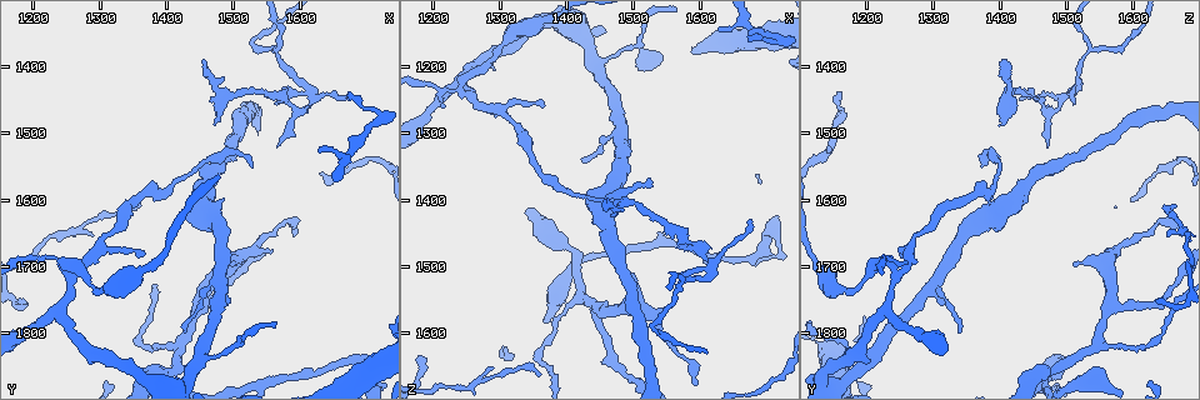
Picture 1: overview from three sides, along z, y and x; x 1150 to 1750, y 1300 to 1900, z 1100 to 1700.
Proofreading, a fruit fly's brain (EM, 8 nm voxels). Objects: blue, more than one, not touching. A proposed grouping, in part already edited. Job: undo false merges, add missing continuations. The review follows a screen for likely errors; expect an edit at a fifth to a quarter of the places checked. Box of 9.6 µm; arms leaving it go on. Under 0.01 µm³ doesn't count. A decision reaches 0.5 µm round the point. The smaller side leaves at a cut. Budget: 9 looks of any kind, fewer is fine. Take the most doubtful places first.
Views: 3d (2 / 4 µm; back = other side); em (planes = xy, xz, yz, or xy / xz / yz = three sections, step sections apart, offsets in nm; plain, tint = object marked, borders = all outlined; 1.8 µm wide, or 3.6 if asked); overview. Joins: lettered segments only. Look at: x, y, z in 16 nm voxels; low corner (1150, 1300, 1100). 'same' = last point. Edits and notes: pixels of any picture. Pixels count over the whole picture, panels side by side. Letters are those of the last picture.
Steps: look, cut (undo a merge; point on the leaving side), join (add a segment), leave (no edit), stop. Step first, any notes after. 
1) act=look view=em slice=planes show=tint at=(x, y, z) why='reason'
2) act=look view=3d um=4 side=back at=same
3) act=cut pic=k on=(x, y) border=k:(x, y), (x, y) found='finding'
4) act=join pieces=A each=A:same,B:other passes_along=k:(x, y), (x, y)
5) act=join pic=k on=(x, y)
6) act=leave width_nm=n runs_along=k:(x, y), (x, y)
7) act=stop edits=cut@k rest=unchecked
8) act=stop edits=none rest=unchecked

act=look view=em slice=planes show=borders at=(1675, 1450, 1430) why='thin end'

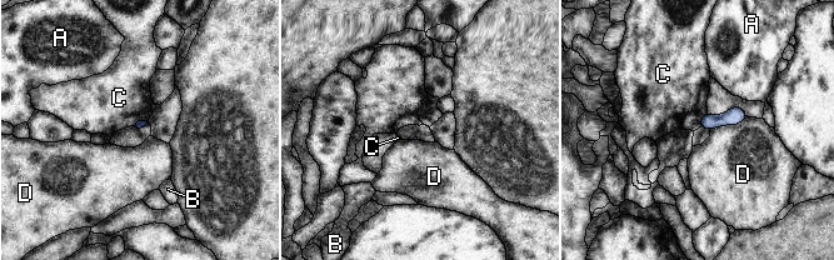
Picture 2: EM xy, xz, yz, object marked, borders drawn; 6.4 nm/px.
act=leave each=A:other,B:other,C:other,D:other found='no lettered segment goes on from it'

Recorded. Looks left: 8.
act=look view=em slice=yz step=8 show=borders at=(1495, 1700, 1505) why='an open end'

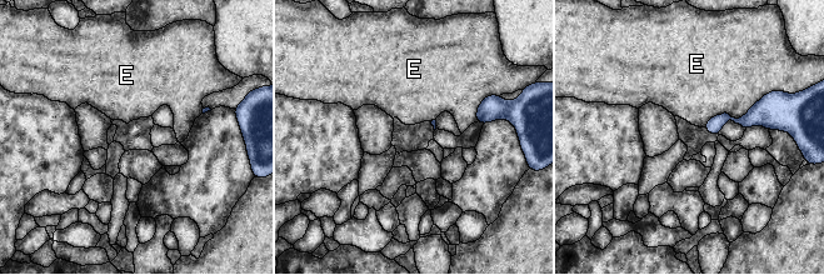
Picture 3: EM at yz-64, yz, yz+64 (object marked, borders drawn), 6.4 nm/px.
act=leave each=E:other runs_along=3:(768, 125), (723, 118), (709, 128) found='none of them fits'

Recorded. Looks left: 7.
act=look view=3d um=2 at=(1430, 1800, 1335) why='thin end'

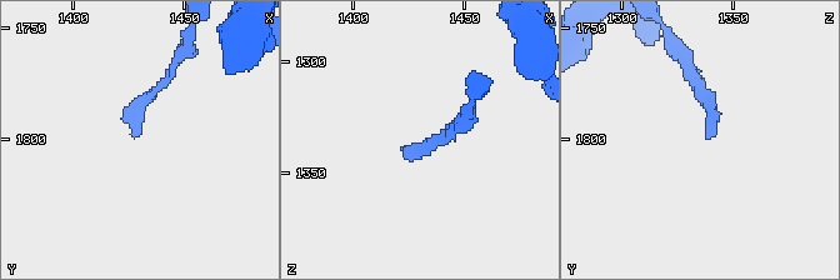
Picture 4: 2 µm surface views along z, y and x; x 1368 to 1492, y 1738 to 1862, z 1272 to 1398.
act=look view=em slice=planes show=borders at=(1427, 1800, 1339) why='now the EM'

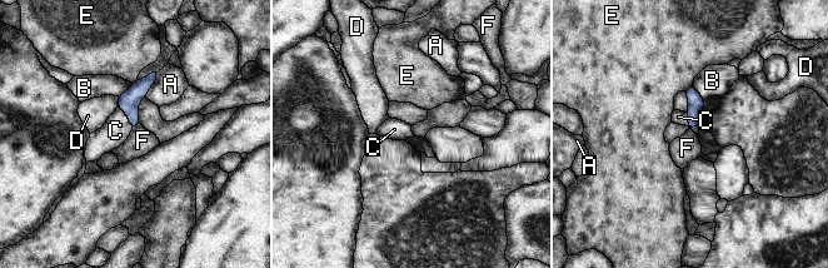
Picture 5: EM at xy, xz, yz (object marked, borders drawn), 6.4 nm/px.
act=join pieces=C each=A:other,B:other,C:same,D:other,E:other,F:other passes_along=5:(128, 102), (128, 117), (115, 130) found='it goes on there'

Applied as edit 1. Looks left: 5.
act=look view=em slice=planes show=plain at=(1285, 1655, 1650) why='branch stops here'

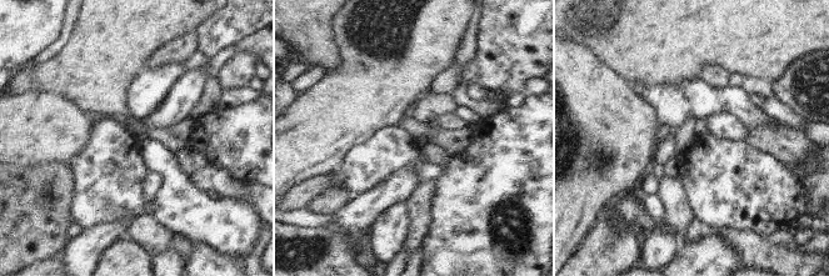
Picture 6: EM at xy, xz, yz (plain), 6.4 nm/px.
act=look view=em slice=planes show=borders at=same

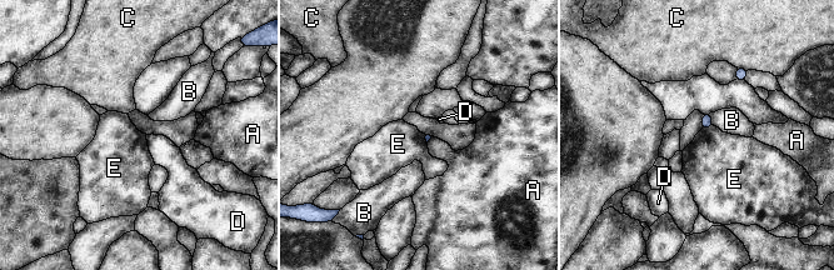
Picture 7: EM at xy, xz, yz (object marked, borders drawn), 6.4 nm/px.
act=leave each=A:other,B:other,C:other,D:other,E:other border=7:(713, 125), (702, 129) found='none of them fits'

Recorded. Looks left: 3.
act=stop edits=join@5 rest=unchecked

